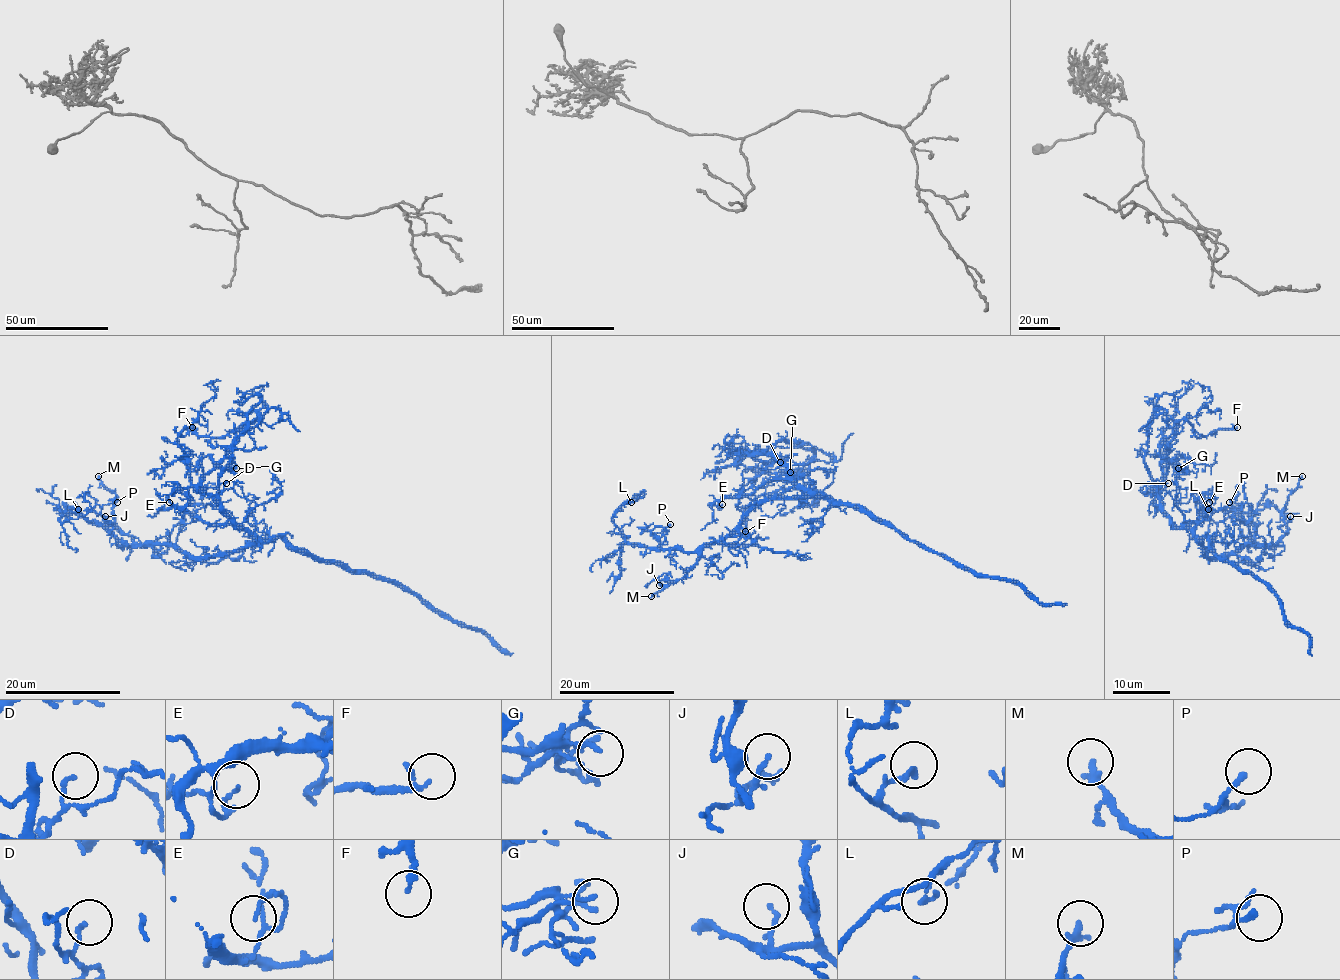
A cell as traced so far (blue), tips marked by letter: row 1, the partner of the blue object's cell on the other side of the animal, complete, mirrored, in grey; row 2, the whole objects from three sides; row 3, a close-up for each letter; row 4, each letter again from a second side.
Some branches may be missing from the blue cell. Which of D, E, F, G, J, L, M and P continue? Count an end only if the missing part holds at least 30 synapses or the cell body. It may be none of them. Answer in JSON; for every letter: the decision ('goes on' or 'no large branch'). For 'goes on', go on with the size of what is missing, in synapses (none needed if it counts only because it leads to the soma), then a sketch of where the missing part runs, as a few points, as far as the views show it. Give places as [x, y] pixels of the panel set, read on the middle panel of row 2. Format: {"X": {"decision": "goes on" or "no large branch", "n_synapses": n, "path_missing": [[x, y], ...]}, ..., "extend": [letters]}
{"D": {"decision": "no large branch"}, "E": {"decision": "no large branch"}, "F": {"decision": "no large branch"}, "G": {"decision": "no large branch"}, "J": {"decision": "no large branch"}, "L": {"decision": "no large branch"}, "M": {"decision": "no large branch"}, "P": {"decision": "no large branch"}, "extend": []}

